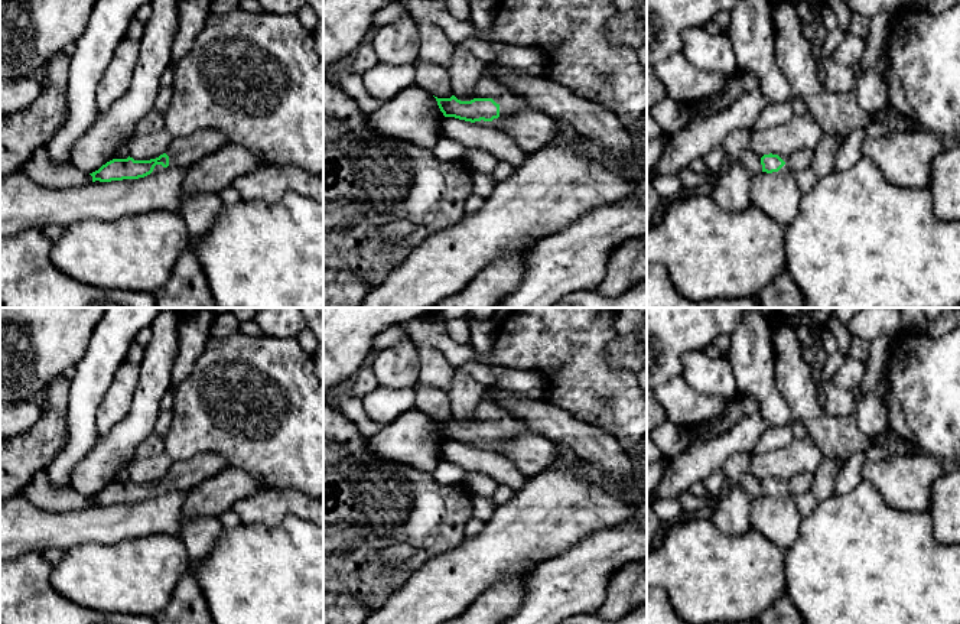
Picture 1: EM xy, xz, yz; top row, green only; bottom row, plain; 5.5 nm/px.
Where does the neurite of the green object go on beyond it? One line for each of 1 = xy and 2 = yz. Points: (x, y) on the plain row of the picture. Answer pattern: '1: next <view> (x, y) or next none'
1: next xy (186, 474)
2: next yz (736, 467)

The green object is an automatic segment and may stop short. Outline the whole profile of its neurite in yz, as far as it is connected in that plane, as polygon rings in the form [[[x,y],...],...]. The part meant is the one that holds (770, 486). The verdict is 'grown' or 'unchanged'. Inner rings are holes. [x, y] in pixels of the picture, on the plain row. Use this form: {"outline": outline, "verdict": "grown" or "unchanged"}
{"outline": [[[736,452],[723,462],[722,472],[726,478],[730,478],[741,485],[752,500],[761,495],[778,495],[785,488],[778,478],[769,477],[762,481],[756,480],[749,472],[749,462],[749,454]]], "verdict": "grown"}

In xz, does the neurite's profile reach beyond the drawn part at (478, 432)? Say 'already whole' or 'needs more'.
needs more

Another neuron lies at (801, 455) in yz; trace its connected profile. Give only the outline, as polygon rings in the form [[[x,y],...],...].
[[[810,433],[794,439],[790,445],[761,455],[752,455],[749,472],[759,481],[764,478],[778,478],[784,485],[795,475],[814,474],[824,456]]]

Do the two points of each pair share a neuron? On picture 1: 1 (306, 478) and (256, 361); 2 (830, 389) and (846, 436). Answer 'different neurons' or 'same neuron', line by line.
1: same neuron
2: different neurons

